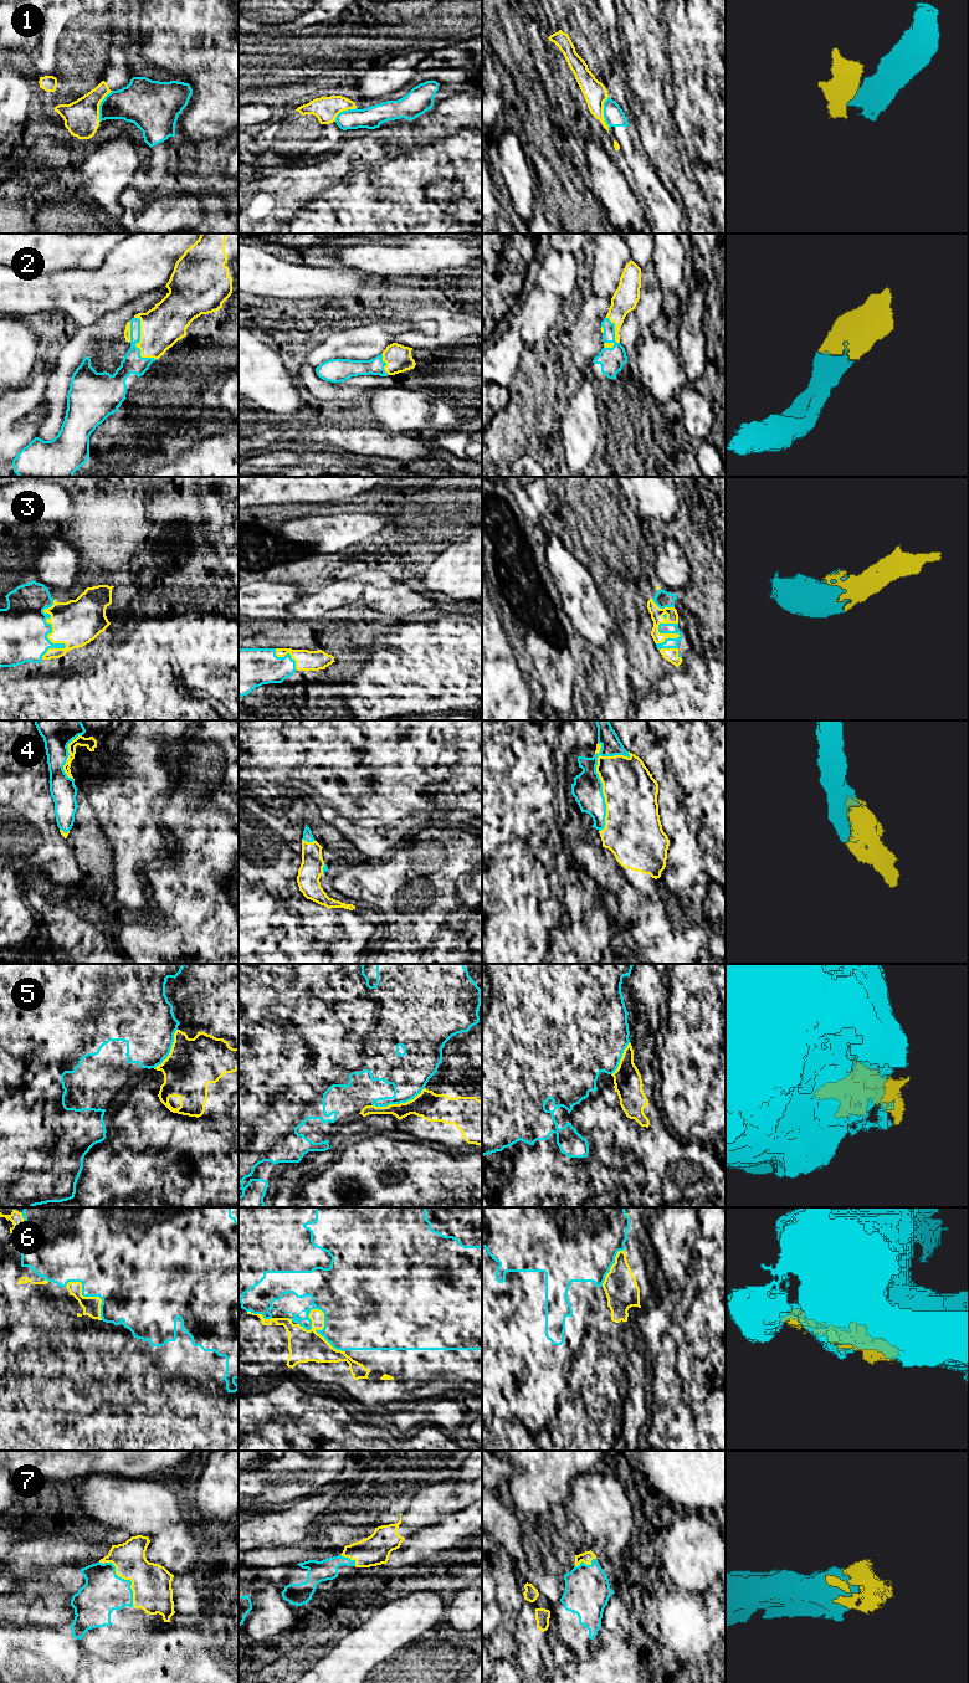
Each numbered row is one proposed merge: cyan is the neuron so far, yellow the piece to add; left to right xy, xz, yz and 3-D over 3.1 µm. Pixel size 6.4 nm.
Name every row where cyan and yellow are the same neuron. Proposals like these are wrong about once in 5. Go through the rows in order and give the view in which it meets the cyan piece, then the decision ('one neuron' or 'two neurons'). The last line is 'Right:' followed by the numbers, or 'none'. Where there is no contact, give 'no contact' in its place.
1: contact in xy; two neurons
2: contact in xy; one neuron
3: contact in xy; one neuron
4: contact in yz; one neuron
5: contact in xz; one neuron
6: contact in xz; one neuron
7: contact in xy; one neuron
Right: 2, 3, 4, 5, 6, 7

